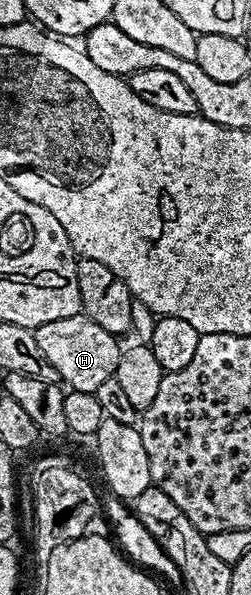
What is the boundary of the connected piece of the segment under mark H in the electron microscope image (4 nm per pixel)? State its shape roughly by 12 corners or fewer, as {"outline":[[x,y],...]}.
{"outline":[[85,314],[33,329],[59,381],[92,392],[124,348]]}

